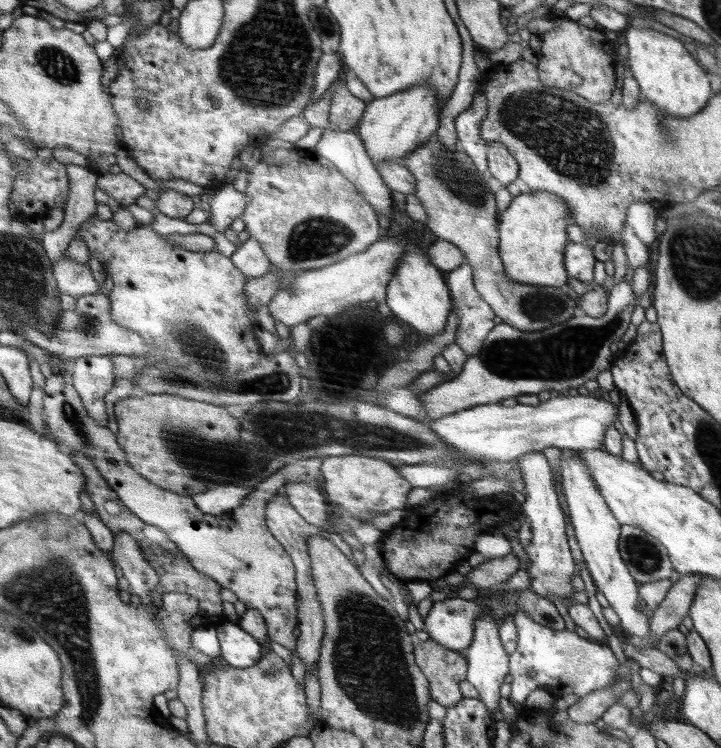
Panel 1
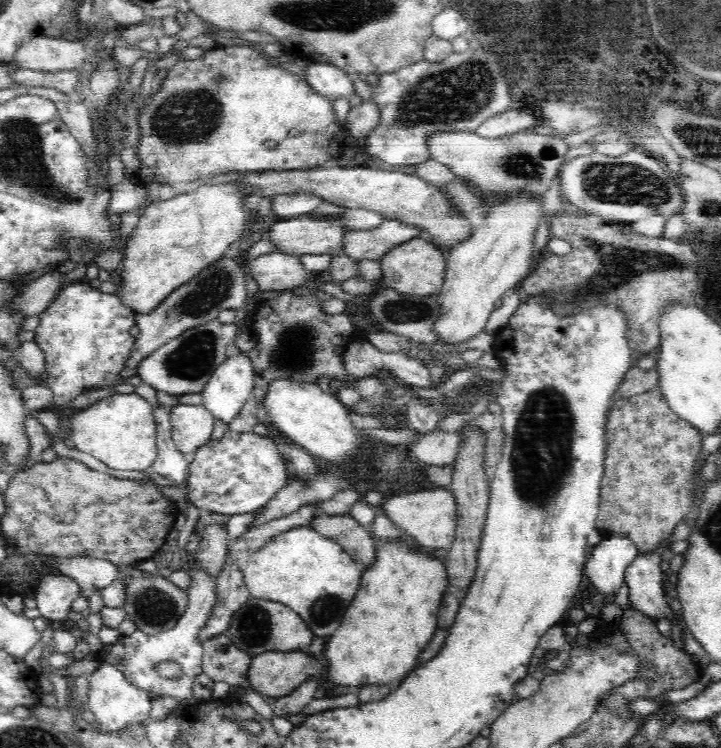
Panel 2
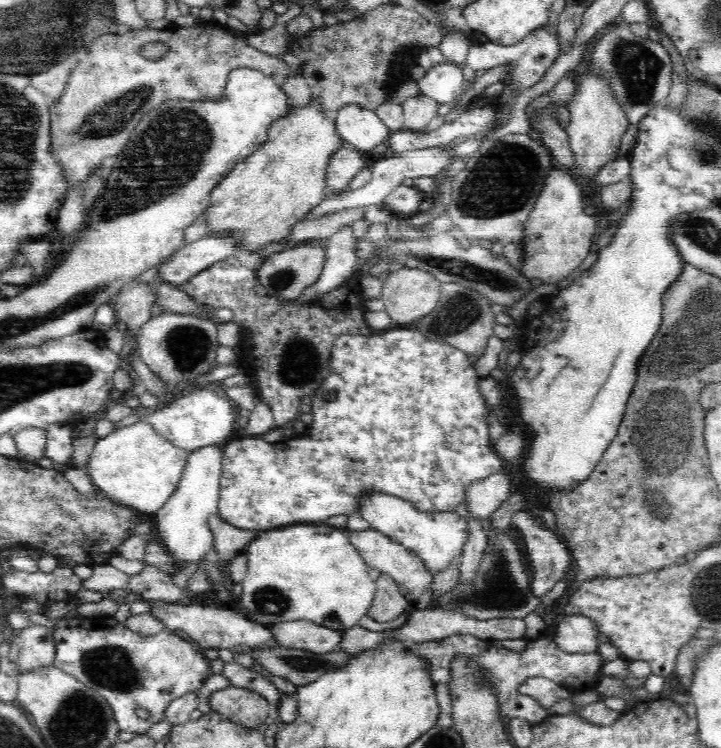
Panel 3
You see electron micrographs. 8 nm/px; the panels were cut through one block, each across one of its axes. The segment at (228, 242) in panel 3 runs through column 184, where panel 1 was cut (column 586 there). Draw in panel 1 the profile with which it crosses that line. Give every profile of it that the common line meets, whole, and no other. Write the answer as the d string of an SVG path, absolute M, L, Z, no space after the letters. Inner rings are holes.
M568 242L564 260L566 261L567 275L569 277L582 282L593 282L596 258L591 246L586 243Z

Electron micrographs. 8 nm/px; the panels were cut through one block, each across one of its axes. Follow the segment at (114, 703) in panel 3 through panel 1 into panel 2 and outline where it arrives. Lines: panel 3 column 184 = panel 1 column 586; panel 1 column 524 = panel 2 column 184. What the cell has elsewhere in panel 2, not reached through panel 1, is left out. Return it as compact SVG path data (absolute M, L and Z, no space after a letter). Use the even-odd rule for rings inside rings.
M194 531L189 537L189 541L185 546L185 551L189 556L189 566L186 568L190 575L191 583L187 588L188 607L186 613L180 617L180 620L166 632L158 632L158 634L146 634L136 629L130 635L121 636L116 642L103 644L101 650L93 655L97 657L101 664L101 660L109 660L110 664L117 665L119 669L128 677L130 684L136 684L138 688L145 689L152 698L178 698L183 702L197 703L192 696L192 682L195 676L202 674L203 642L198 639L198 634L202 626L208 622L211 613L216 607L216 577L194 567L192 565L192 556L198 552L200 546L201 535L196 535ZM165 660L171 660L180 664L181 675L177 679L167 679L160 677L158 669L154 668L155 664Z

